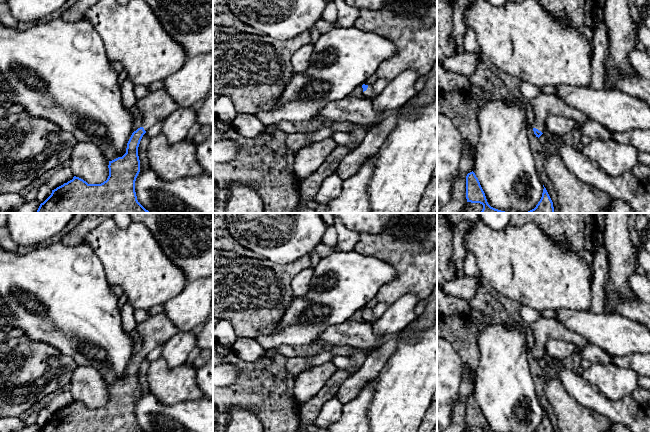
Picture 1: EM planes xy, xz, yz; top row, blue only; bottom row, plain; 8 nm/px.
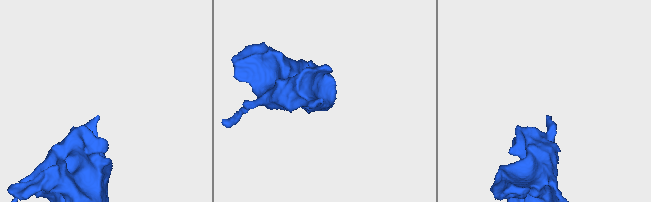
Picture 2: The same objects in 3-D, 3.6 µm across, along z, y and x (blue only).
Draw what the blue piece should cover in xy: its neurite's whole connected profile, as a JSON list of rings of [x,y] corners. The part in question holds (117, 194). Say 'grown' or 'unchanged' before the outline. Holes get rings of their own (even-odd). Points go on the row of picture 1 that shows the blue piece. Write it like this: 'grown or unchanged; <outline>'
grown; [[[163,88],[137,99],[135,105],[142,114],[143,124],[132,133],[126,153],[109,161],[107,180],[101,184],[88,184],[74,176],[72,180],[52,190],[51,195],[40,204],[36,213],[150,213],[138,202],[135,192],[135,181],[140,172],[138,147],[146,131],[155,123],[168,117],[179,106]]]

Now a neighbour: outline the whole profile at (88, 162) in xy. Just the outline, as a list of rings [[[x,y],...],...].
[[[77,142],[68,165],[73,175],[88,184],[101,184],[109,176],[109,161],[102,150],[92,142]]]

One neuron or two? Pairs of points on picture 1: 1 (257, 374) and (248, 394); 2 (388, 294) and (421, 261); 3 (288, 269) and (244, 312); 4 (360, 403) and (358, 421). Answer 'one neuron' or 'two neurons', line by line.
1: one neuron
2: one neuron
3: one neuron
4: one neuron

